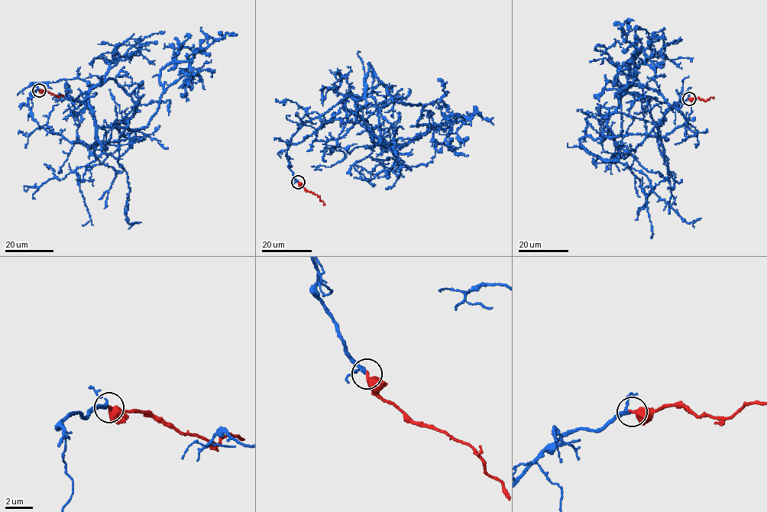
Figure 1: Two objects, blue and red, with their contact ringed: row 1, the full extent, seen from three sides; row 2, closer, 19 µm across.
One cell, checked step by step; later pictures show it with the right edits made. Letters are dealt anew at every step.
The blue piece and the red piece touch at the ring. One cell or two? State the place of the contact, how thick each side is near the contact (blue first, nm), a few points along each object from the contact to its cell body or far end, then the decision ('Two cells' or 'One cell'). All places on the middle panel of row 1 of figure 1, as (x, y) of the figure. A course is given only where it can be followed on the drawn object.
Place: (298, 182). Thickness 200 nm (blue) against 440 nm. Course of blue: (298, 182), (291, 137), (380, 84), (421, 104), (417, 126), (476, 112), (493, 125). Course of red: (298, 182), (306, 190), (318, 196), (325, 205). One cell

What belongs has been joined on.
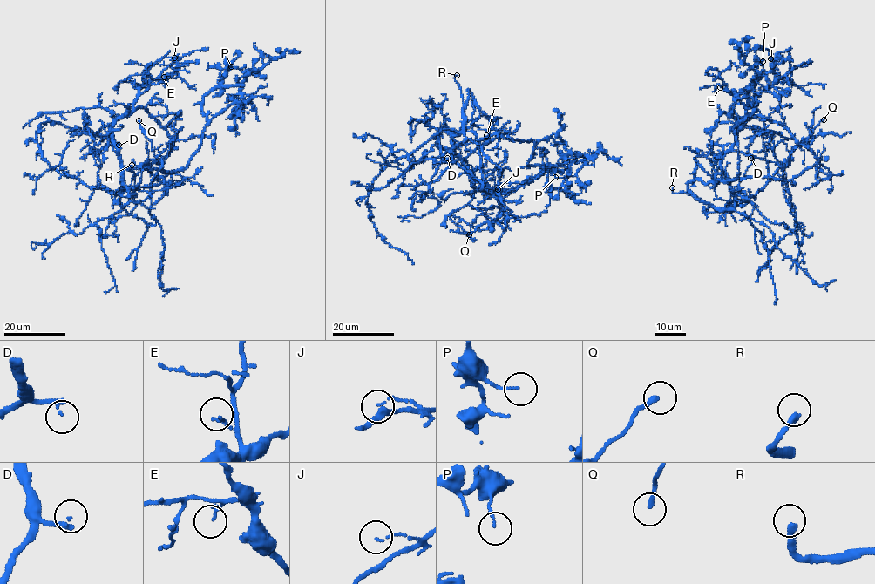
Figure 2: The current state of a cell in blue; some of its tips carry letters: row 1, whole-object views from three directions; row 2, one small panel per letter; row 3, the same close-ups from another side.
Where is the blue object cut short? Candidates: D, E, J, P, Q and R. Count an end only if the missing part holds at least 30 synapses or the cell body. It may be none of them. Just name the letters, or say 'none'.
D, R

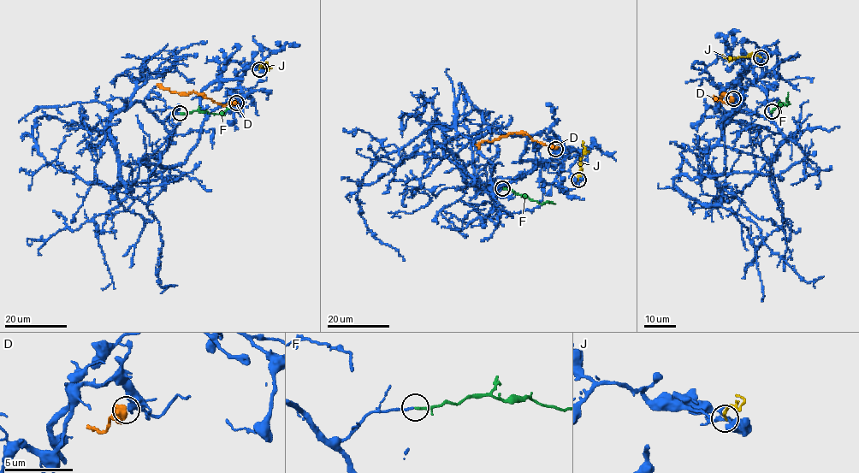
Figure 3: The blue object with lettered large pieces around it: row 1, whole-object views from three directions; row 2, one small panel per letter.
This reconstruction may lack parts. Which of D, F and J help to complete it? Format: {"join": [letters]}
{"join": ["F"]}

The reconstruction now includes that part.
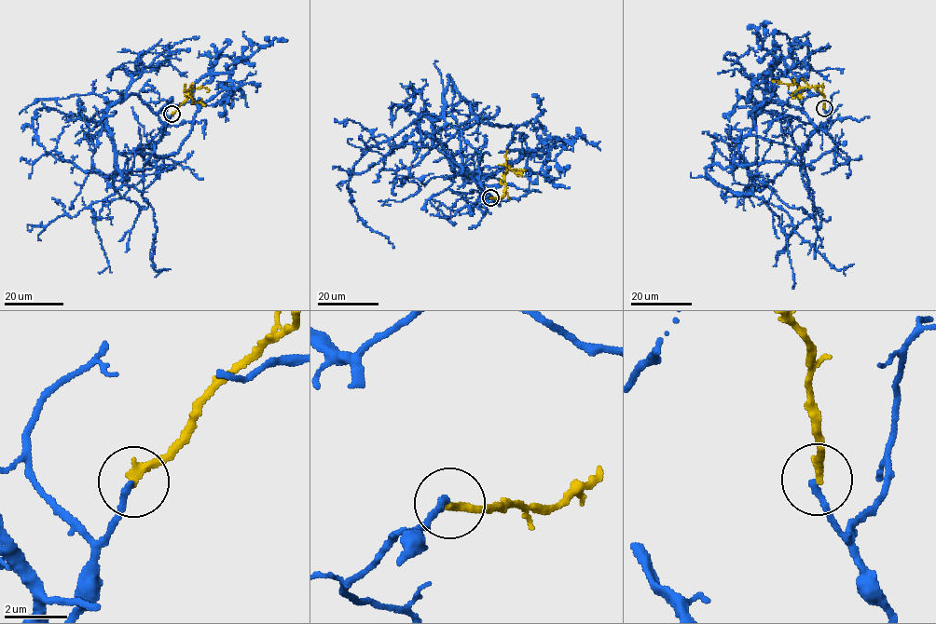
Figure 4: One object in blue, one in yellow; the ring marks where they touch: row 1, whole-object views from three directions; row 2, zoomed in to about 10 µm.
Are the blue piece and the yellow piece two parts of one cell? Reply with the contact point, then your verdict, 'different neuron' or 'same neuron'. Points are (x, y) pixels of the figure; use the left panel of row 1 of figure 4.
at (172, 114); different neuron

